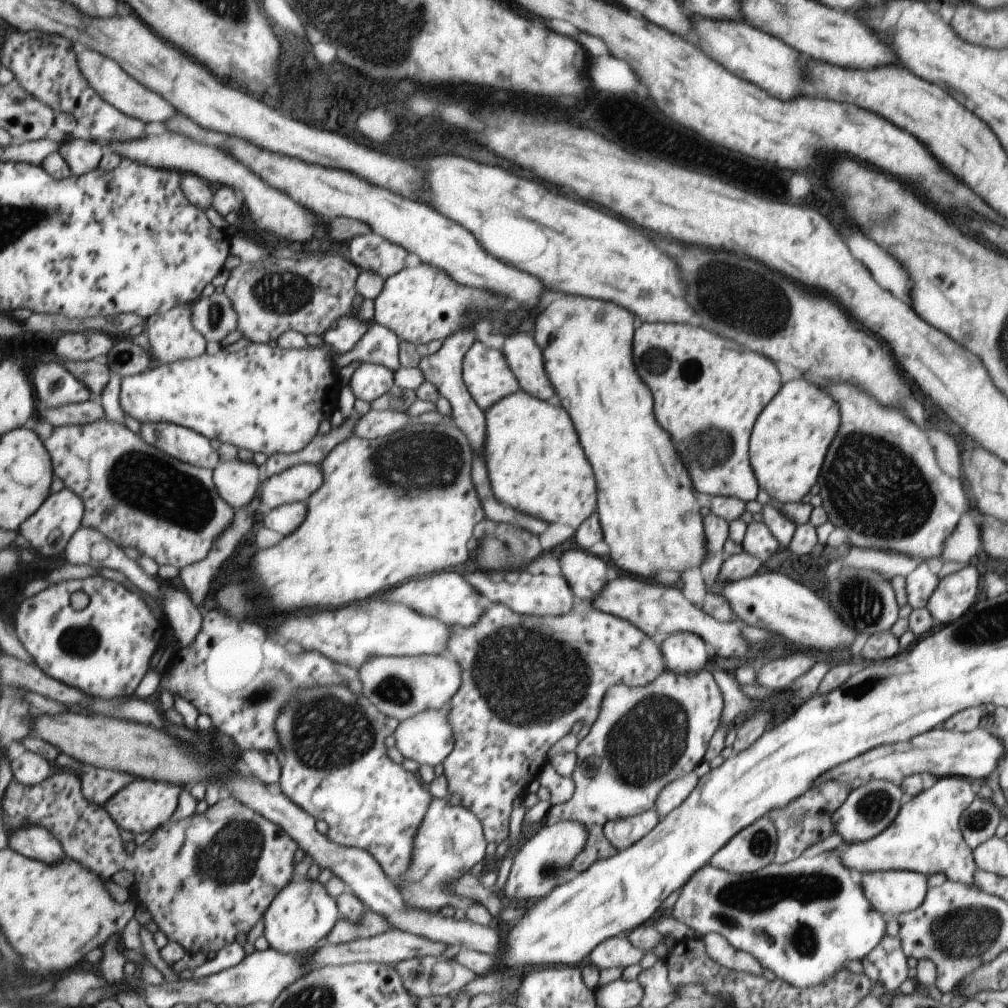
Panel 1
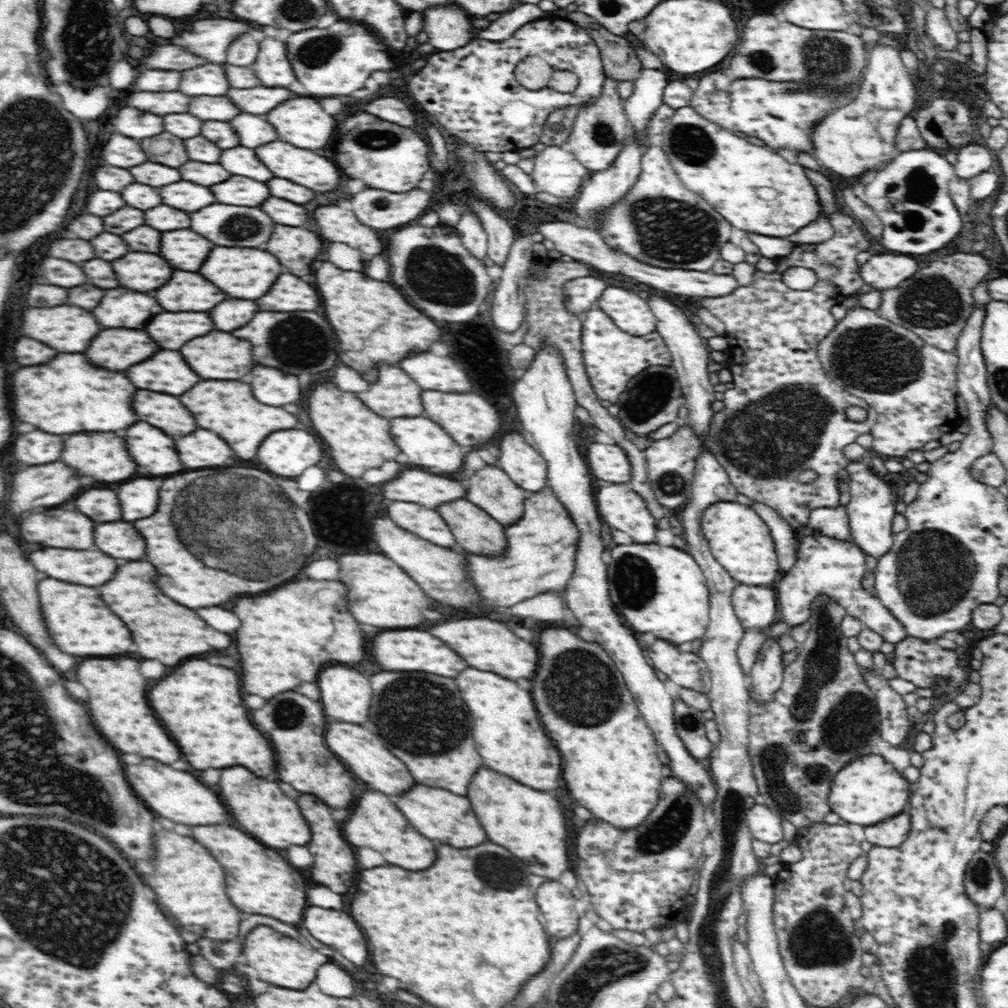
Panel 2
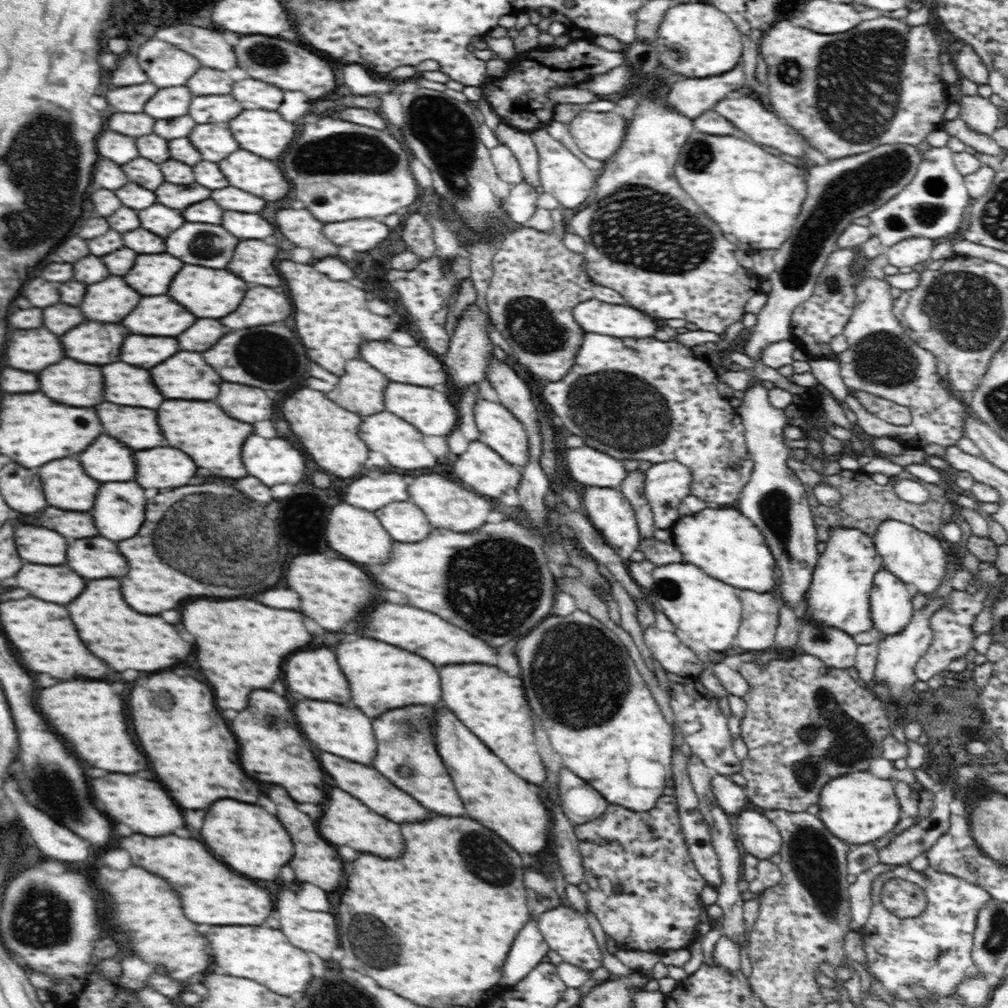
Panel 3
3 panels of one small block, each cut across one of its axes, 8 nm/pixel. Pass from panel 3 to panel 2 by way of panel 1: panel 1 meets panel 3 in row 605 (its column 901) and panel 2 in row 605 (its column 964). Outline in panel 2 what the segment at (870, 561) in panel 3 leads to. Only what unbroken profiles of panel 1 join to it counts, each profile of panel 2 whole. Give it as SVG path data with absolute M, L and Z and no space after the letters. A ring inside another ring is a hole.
M816 533L812 536L800 535L801 539L794 566L783 574L778 582L778 606L782 620L788 626L804 624L812 616L814 600L826 597L843 612L858 619L864 627L878 633L886 642L896 644L907 637L902 623L890 614L880 599L864 590L861 581L866 572L865 555L849 538L834 537L829 534Z

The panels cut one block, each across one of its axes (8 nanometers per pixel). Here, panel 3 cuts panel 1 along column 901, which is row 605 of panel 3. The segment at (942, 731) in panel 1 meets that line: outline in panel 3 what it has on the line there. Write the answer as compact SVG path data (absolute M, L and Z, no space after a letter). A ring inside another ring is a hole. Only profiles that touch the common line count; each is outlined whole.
M741 589L740 600L742 600L742 620L734 645L746 650L746 653L758 654L770 651L777 633L781 603L772 595L772 592L756 594L752 590Z

